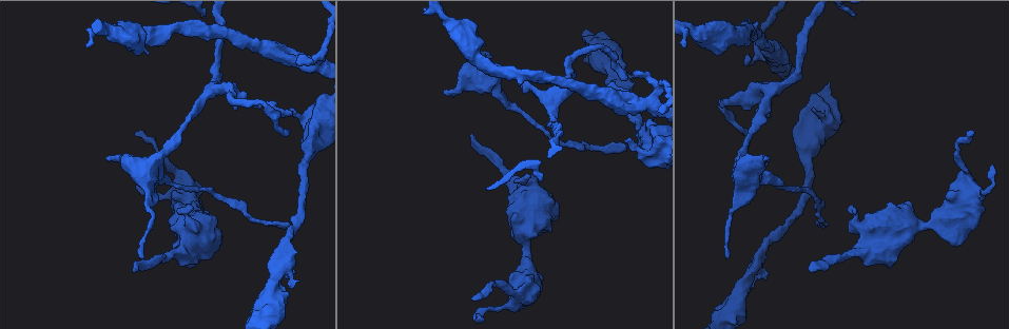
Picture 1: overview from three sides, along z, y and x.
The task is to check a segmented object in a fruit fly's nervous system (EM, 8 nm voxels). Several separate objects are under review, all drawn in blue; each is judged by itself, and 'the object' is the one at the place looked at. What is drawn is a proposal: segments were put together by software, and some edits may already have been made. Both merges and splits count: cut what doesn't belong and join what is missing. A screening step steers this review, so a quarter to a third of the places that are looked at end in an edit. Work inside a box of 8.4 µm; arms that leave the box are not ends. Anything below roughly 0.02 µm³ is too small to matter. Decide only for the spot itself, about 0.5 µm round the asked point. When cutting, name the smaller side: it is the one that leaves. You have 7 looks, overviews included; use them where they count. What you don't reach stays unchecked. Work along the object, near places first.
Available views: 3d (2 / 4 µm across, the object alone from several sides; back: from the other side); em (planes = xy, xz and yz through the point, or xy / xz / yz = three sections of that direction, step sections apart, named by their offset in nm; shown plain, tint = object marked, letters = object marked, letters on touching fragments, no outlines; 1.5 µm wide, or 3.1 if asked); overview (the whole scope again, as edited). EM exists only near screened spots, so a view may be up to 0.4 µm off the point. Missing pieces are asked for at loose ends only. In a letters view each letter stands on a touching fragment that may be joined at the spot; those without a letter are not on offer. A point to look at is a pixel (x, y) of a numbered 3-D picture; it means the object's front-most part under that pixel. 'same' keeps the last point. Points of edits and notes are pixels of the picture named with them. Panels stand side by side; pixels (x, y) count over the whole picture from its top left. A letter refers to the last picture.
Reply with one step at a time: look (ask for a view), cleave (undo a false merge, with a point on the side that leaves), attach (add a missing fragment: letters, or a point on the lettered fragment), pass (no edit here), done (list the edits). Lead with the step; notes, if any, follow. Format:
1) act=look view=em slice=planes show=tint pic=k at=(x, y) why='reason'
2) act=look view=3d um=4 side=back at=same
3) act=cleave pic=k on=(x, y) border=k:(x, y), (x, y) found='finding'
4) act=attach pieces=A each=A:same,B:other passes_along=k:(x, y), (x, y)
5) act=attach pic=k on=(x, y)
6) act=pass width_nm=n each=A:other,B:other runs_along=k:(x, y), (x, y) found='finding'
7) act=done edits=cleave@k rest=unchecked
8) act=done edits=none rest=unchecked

act=look view=em slice=planes show=letters pic=1 at=(972, 135) why='tapers out'

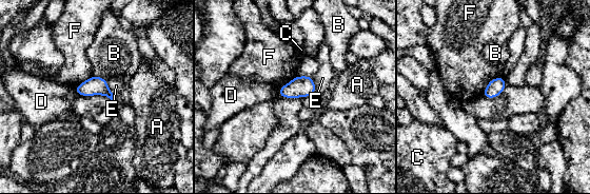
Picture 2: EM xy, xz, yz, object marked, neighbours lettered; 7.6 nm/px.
act=pass each=A:other,B:other,C:other,D:other,E:other,F:other border=2:(500, 75), (492, 78), (482, 94) found='no lettered fragment goes on from it'

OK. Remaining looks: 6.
act=look view=3d um=4 pic=1 at=(809, 268) why='tapers out'

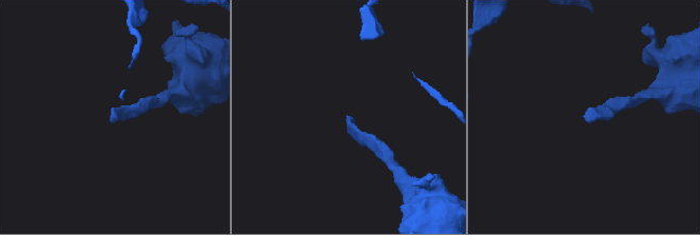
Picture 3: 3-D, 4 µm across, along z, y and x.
act=look view=em slice=yz step=4 show=letters pic=3 at=(587, 116) why='now the EM'

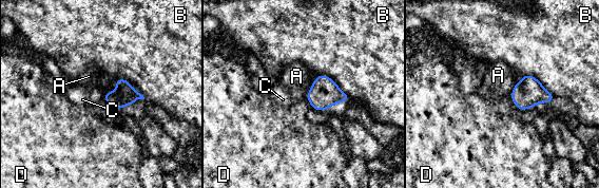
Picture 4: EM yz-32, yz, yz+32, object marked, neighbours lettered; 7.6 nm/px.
act=pass each=A:other,B:other,C:other,D:other border=4:(509, 95), (514, 105), (519, 110) found='none of them fits'

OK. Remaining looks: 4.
act=look view=3d um=4 pic=1 at=(445, 90) why='branch stops here'

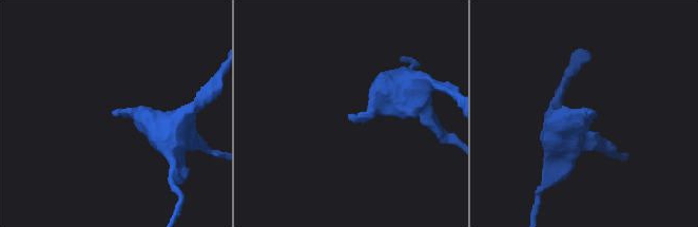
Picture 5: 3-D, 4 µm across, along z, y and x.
act=look view=em slice=planes show=letters pic=5 at=(589, 113) why='shape alone is not enough'

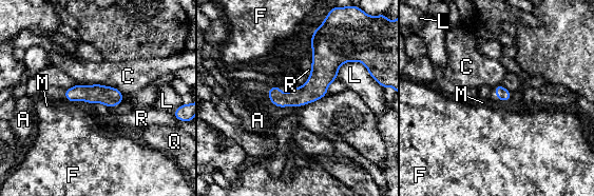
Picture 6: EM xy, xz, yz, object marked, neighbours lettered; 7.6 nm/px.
act=attach pieces=A each=A:same,C:other,F:other,L:other,M:other,Q:other,R:other found='it goes on there'

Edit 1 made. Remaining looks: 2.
act=done edits=attach@6 rest=unchecked

